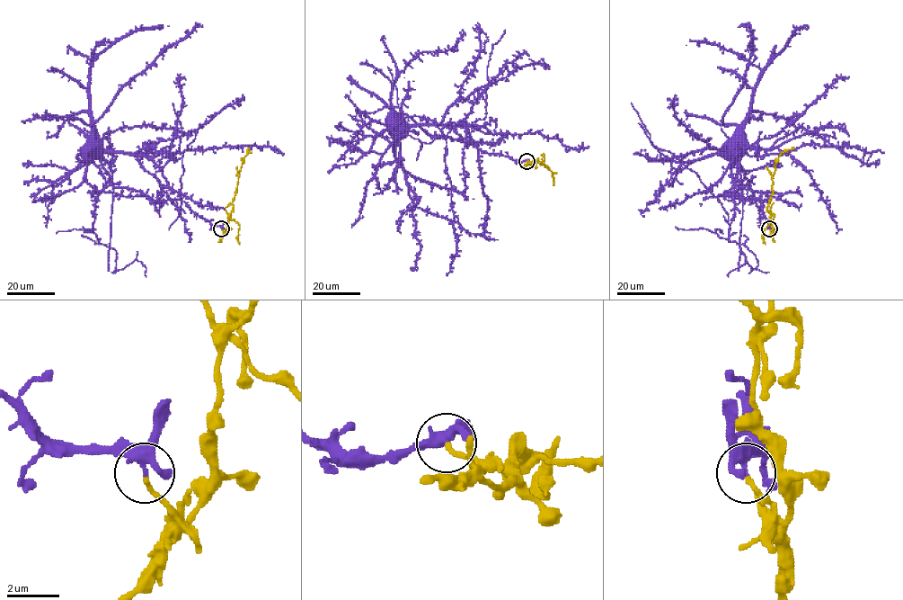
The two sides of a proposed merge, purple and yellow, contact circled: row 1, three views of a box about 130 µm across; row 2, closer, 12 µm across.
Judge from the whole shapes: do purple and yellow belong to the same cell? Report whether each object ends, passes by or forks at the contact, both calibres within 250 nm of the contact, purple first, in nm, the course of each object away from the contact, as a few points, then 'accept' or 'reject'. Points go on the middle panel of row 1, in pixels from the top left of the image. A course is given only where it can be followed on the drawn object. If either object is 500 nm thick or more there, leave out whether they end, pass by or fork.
purple forks | yellow ends | 280/160 nm | purple via (526, 160), (516, 162), (501, 154), (480, 150), (450, 128), (418, 116), (404, 117), (391, 128), (391, 118) | yellow via (526, 160), (531, 165), (538, 158), (553, 175), (553, 185) | reject

